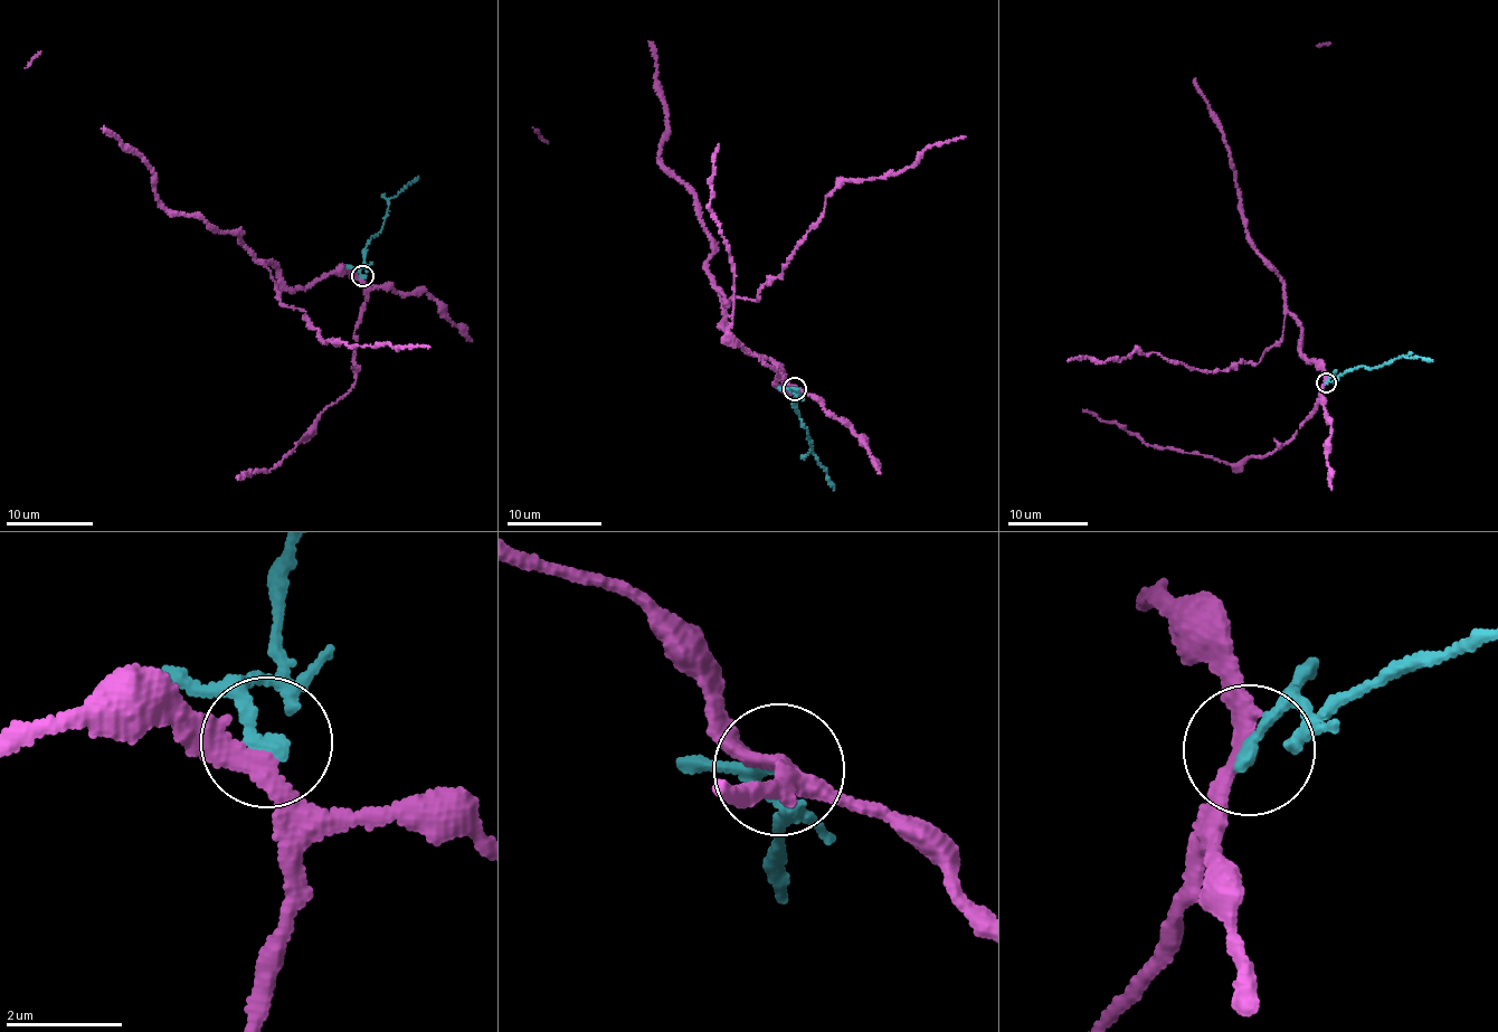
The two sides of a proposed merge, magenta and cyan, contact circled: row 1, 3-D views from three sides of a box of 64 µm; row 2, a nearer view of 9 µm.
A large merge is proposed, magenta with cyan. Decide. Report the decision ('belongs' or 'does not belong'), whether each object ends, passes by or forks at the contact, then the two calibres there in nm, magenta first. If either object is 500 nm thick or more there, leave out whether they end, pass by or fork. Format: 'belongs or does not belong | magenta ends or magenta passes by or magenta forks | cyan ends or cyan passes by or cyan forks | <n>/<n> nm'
does not belong | magenta passes by | cyan ends | 280/260 nm

